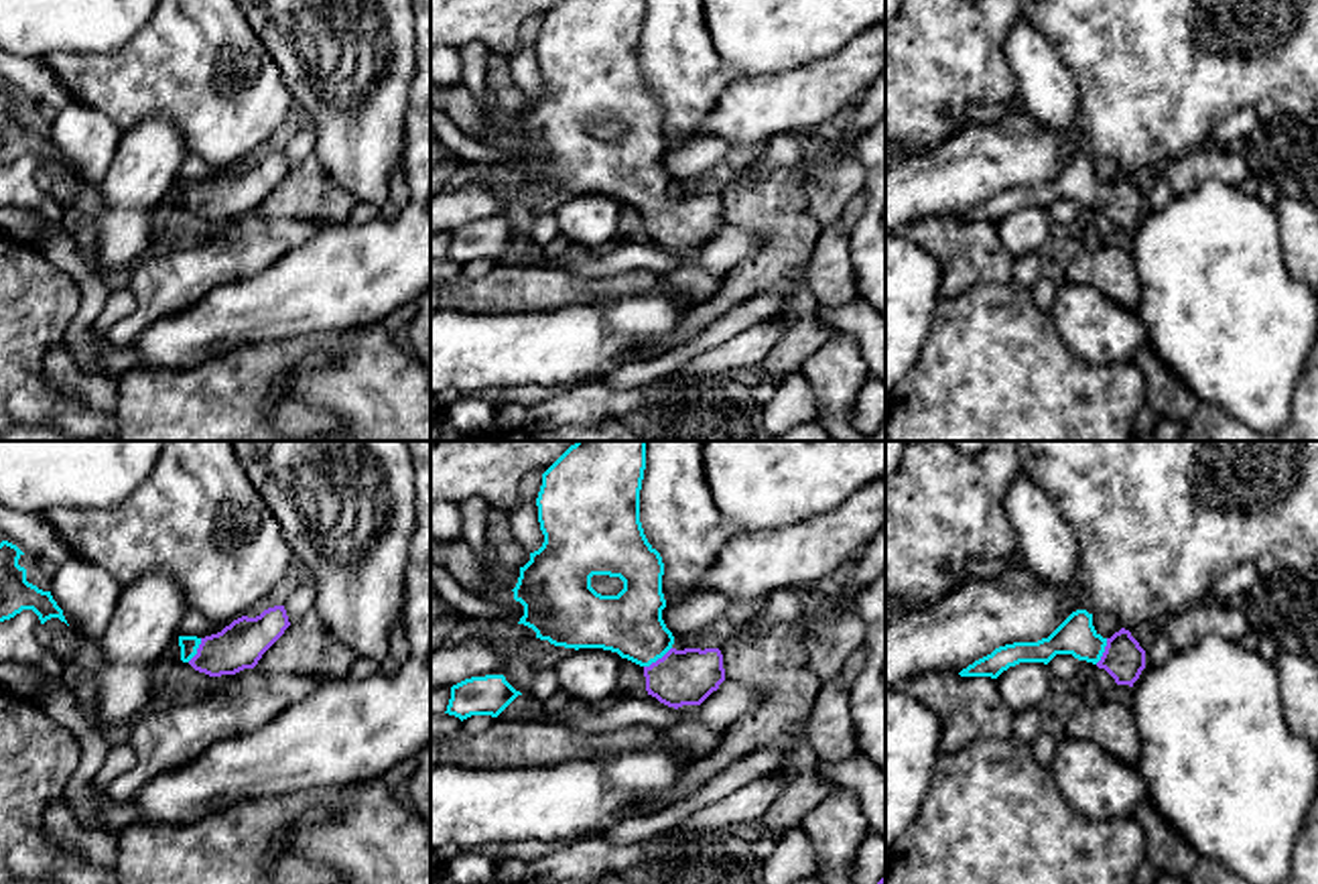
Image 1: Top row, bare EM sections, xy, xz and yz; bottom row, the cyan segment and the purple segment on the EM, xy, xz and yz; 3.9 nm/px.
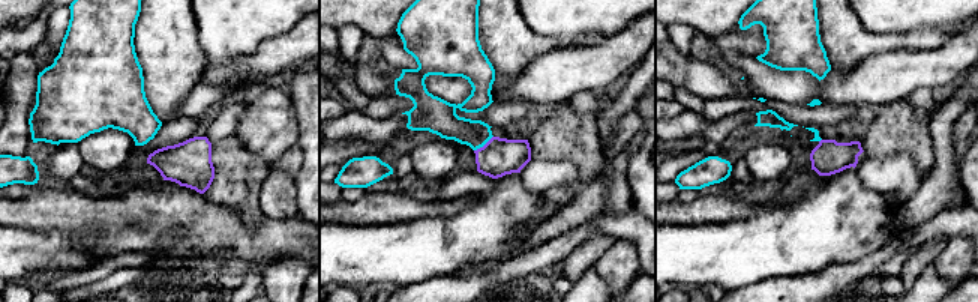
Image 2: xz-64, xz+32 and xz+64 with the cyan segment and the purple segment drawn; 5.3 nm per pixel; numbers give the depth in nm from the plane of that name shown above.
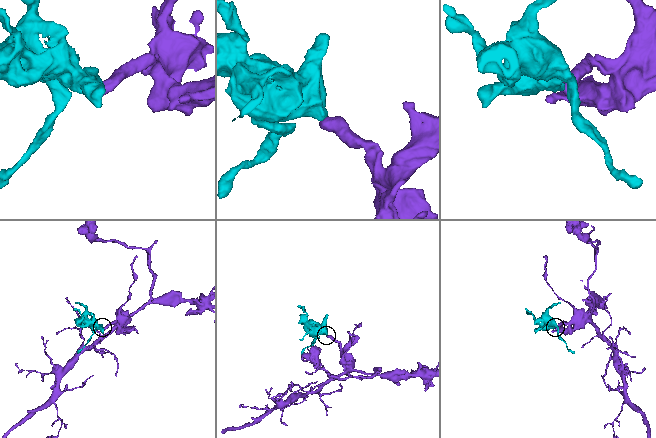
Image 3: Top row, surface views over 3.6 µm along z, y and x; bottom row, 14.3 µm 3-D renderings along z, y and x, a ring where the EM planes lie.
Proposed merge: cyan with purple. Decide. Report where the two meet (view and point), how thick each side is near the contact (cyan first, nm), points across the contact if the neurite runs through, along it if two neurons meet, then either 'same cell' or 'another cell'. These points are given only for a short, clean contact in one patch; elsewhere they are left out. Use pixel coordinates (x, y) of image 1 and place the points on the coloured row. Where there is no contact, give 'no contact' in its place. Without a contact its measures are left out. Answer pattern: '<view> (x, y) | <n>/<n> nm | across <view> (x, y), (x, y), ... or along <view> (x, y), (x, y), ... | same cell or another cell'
xz (656, 659) | 260/220 nm | across xz (630, 622), (656, 659), (675, 677), (681, 677) | same cell

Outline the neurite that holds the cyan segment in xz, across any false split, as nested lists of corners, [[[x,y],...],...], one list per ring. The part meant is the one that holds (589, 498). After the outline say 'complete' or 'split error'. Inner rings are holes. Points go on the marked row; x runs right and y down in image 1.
[[[577,441],[542,473],[542,486],[536,498],[536,506],[538,506],[538,522],[544,534],[544,543],[538,551],[530,553],[530,561],[524,567],[520,567],[518,583],[512,589],[514,599],[524,606],[524,616],[520,618],[518,624],[532,628],[536,632],[536,638],[548,640],[554,646],[565,646],[575,650],[603,648],[603,650],[617,652],[621,658],[640,665],[644,669],[648,695],[656,697],[660,703],[668,707],[678,709],[682,705],[701,705],[725,681],[723,654],[719,648],[676,650],[672,646],[674,636],[662,620],[662,610],[666,608],[666,599],[662,593],[664,563],[660,553],[648,543],[640,522],[640,490],[642,490],[644,469],[646,469],[646,441]],[[593,575],[619,577],[623,581],[623,589],[617,595],[601,595],[591,587]]]; split error

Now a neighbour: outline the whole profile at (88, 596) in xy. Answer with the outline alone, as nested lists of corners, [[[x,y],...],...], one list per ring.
[[[77,557],[55,569],[49,583],[69,628],[93,642],[106,634],[122,589],[108,571]]]

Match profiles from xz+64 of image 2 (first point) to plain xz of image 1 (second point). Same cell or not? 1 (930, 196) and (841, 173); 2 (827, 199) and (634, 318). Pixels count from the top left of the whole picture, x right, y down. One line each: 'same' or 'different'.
1: different
2: same

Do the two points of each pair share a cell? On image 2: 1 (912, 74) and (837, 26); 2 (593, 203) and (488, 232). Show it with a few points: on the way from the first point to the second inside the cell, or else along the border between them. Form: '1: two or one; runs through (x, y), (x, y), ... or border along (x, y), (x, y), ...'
1: two; border along (914, 48), (872, 53), (848, 69)
2: two; border along (549, 217), (524, 241)

